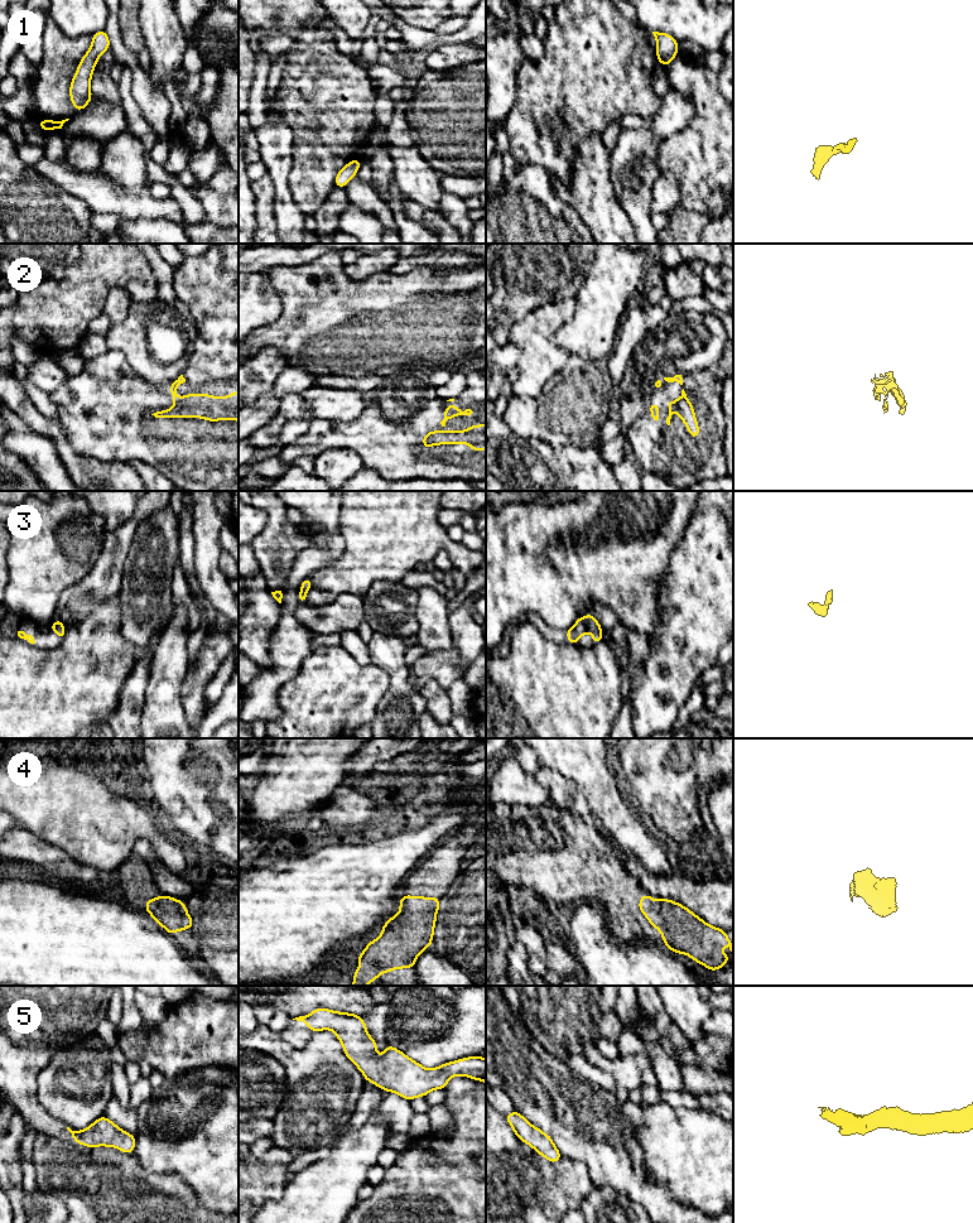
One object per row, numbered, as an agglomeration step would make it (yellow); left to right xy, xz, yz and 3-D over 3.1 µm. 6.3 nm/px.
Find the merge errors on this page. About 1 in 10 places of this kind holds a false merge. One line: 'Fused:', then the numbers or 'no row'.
Fused: 5

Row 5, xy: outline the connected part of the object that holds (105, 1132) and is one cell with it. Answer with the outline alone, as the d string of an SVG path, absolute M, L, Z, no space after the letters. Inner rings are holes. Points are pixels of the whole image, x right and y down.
M105 1116L97 1118L82 1131L72 1131L69 1127L67 1130L72 1133L73 1141L80 1145L87 1137L91 1137L95 1140L96 1146L116 1147L125 1154L133 1154L135 1150L136 1137L121 1130Z

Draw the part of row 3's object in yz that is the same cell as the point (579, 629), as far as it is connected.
M589 612L586 613L584 618L582 616L578 617L574 626L564 631L568 636L568 644L577 644L587 631L592 634L593 644L598 644L604 637L601 625Z

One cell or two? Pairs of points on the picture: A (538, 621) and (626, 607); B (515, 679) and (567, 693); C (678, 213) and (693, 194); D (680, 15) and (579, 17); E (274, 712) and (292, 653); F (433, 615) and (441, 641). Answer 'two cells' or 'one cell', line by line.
A: two cells
B: one cell
C: two cells
D: two cells
E: one cell
F: one cell

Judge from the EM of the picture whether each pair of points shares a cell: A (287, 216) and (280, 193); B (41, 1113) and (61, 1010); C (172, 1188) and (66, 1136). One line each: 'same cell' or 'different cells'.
A: same cell
B: same cell
C: different cells

